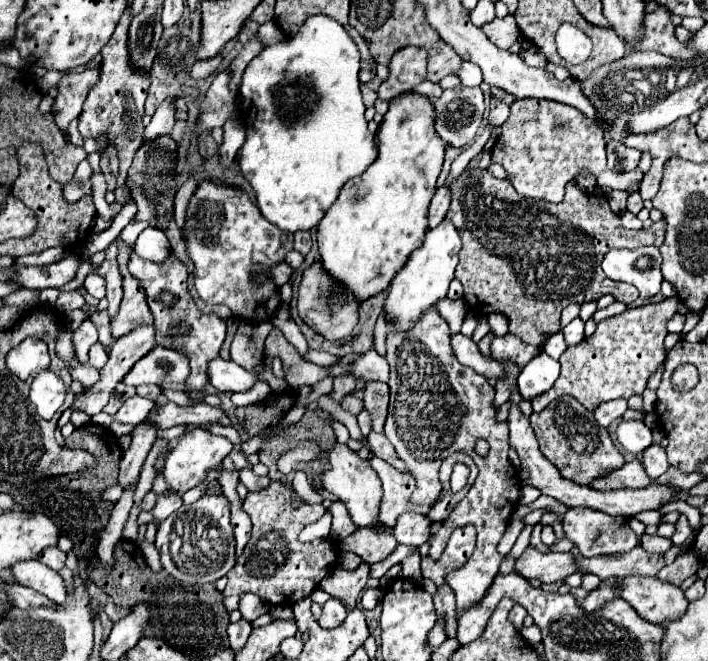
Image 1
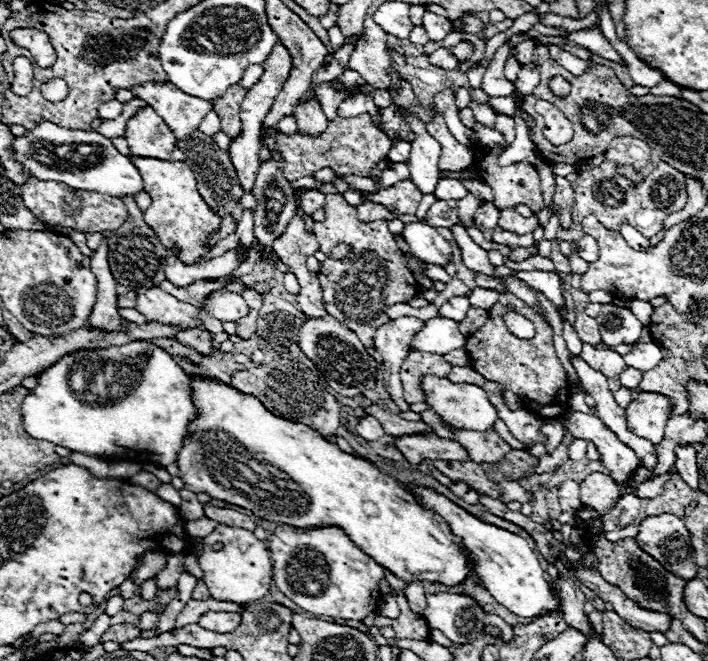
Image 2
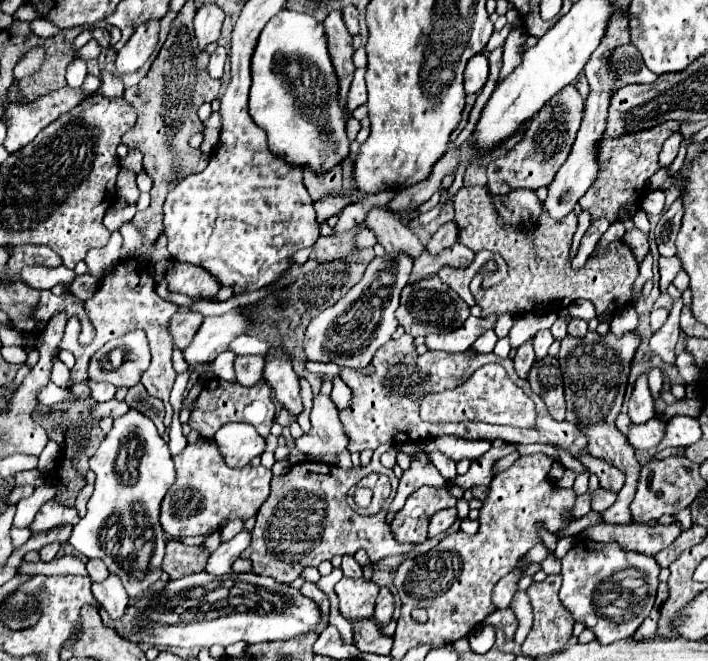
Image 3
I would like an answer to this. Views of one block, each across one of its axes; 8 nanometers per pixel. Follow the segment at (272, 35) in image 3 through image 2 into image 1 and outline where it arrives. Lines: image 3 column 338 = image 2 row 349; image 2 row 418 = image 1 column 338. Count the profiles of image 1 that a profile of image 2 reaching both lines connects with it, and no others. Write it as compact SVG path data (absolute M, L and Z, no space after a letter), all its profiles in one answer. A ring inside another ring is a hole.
M310 16L300 32L286 42L266 46L246 68L240 84L240 116L246 120L246 142L240 148L240 170L256 192L262 216L280 230L298 232L318 226L326 210L336 200L340 188L354 176L362 174L378 156L374 134L368 132L364 118L364 104L360 94L360 52L348 32L328 16ZM284 86L300 86L310 90L316 100L306 116L292 116L282 112L274 94ZM252 104L258 114L249 114ZM370 138L370 142L368 142Z

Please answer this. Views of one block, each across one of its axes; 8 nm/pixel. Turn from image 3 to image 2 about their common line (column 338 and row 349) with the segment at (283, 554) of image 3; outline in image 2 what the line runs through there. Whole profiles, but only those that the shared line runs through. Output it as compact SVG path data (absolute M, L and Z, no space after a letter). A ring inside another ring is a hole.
M500 294L498 302L490 308L490 320L484 326L480 326L472 336L466 338L466 350L478 374L482 374L486 380L498 382L500 386L504 386L504 390L514 392L528 410L544 418L556 418L568 412L568 398L570 398L568 396L568 376L554 350L552 328L516 296ZM504 306L516 308L516 312L524 314L530 322L534 322L536 326L534 338L520 340L506 328L506 322L502 320Z

